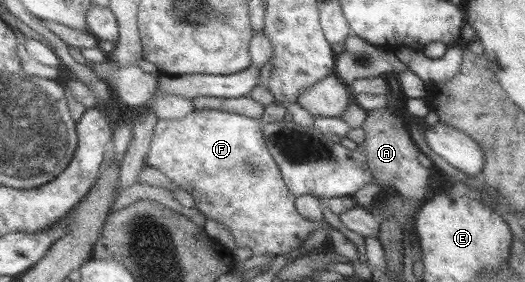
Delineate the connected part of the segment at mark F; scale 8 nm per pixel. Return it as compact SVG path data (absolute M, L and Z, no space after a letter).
M196 109L184 119L162 119L158 121L158 126L156 127L153 142L147 157L147 163L163 171L174 183L177 183L180 188L188 190L198 201L198 211L200 212L201 219L212 219L226 226L236 241L236 247L248 248L252 255L278 255L280 260L284 254L299 248L306 239L308 233L320 229L326 222L324 222L324 220L320 223L308 221L297 212L296 197L294 194L290 193L284 178L281 176L280 167L269 153L268 146L265 144L265 138L263 137L262 125L259 119L217 109Z

